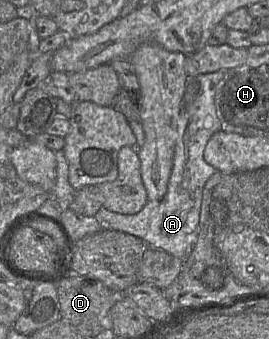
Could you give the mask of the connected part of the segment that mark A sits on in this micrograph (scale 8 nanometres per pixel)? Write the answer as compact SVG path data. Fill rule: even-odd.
M221 69L221 70L213 72L213 73L202 74L202 75L199 75L195 78L189 78L189 79L197 79L197 81L200 84L200 94L192 102L191 105L184 105L184 100L182 100L182 109L181 109L179 119L178 119L178 123L177 123L177 139L176 139L175 152L174 152L174 157L173 157L173 168L172 168L172 172L171 172L171 175L170 175L170 178L169 178L168 189L167 189L166 195L164 196L164 198L161 201L158 201L158 202L148 201L147 204L143 207L143 209L140 212L138 212L137 214L134 214L134 215L118 214L118 213L115 213L115 212L111 212L104 207L101 207L99 209L99 211L95 214L95 218L96 218L96 220L98 220L102 224L103 228L109 228L109 229L112 229L114 231L126 233L126 234L132 235L134 237L137 237L137 238L143 240L149 247L162 249L162 250L166 251L167 253L169 253L169 254L173 255L174 257L179 258L181 260L185 260L190 255L190 253L193 250L194 245L197 242L197 238L198 238L199 215L200 215L200 208L201 208L201 201L202 201L204 186L205 186L206 182L208 181L208 179L214 173L218 172L218 170L216 170L215 168L213 168L212 166L207 164L205 162L204 158L203 158L204 149L205 149L209 139L212 137L213 134L222 130L221 123L220 123L217 115L216 115L215 96L216 96L216 92L218 90L218 87L228 78L228 76L230 74L232 74L232 71Z

